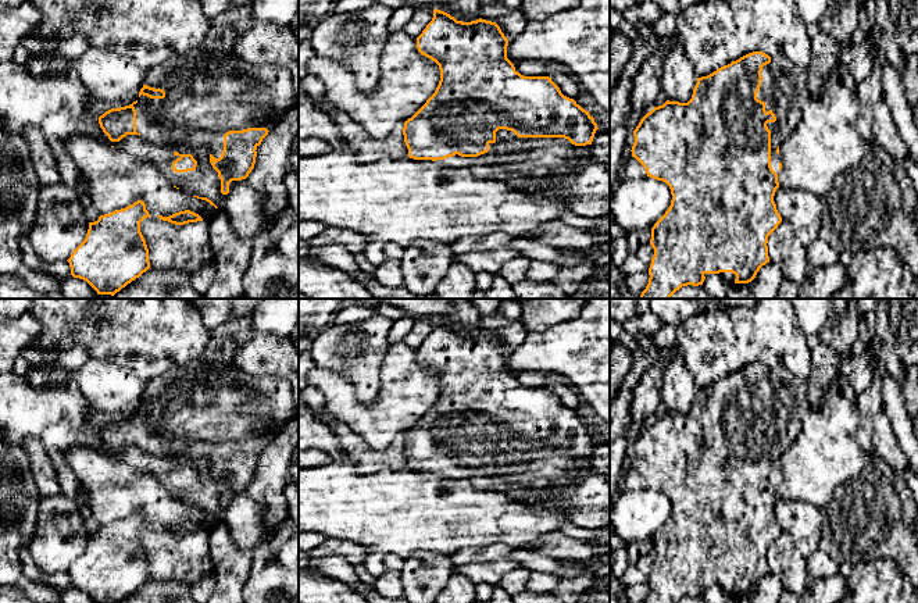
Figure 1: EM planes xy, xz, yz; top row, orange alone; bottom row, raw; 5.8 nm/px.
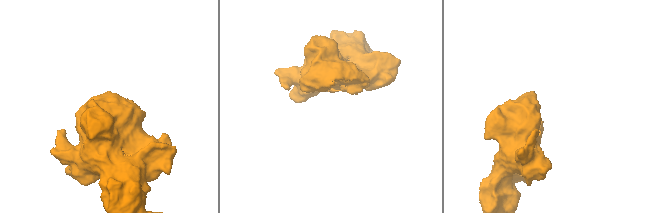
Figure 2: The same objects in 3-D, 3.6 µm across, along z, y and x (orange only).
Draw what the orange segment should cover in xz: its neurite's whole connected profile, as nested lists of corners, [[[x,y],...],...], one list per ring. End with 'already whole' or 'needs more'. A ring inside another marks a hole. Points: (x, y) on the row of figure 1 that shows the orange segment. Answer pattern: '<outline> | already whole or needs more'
[[[433,10],[433,18],[417,38],[418,51],[435,61],[440,81],[426,103],[404,122],[403,135],[408,157],[432,160],[444,167],[468,168],[475,176],[496,178],[528,193],[568,196],[569,207],[579,217],[601,218],[610,214],[610,171],[592,158],[597,124],[589,111],[564,96],[549,76],[524,76],[507,58],[508,39],[496,22],[457,21]]] | needs more

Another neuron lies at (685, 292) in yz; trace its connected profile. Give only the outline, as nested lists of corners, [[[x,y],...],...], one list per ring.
[[[687,285],[676,290],[671,299],[711,299],[711,296],[707,293],[703,285]]]

